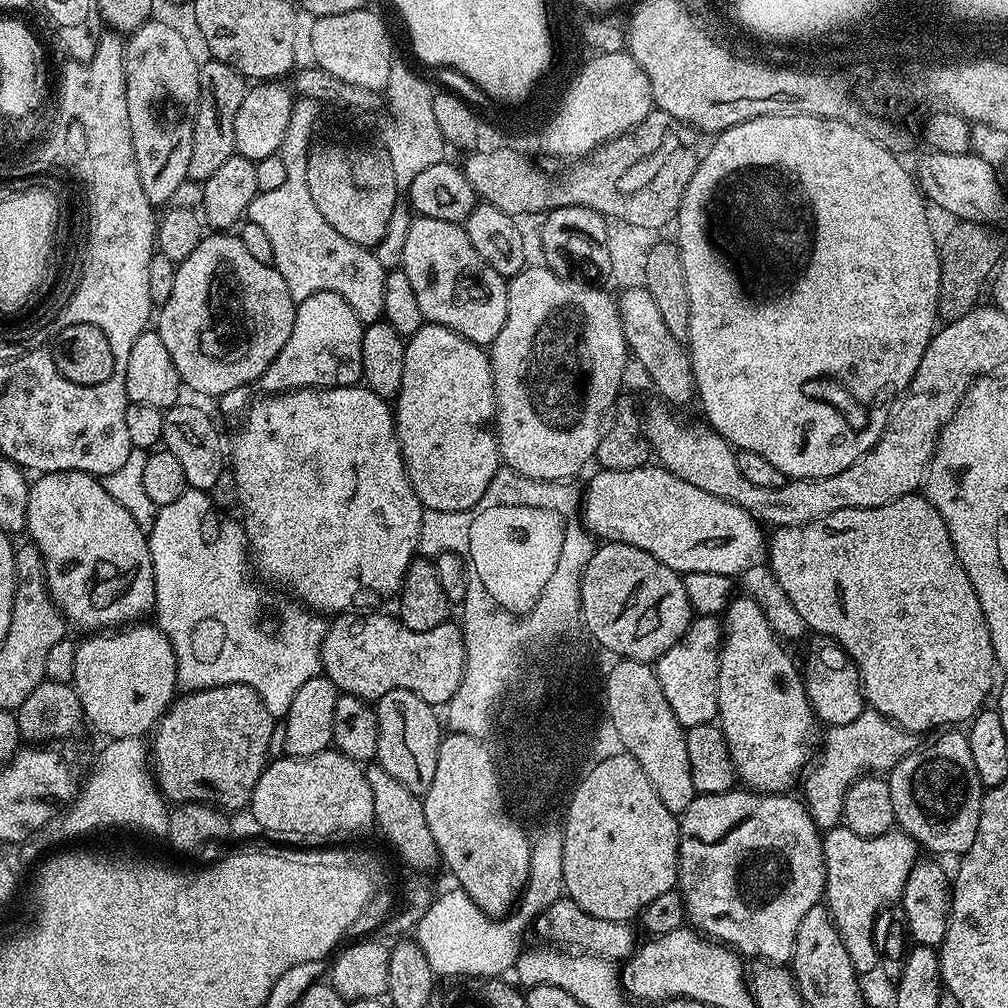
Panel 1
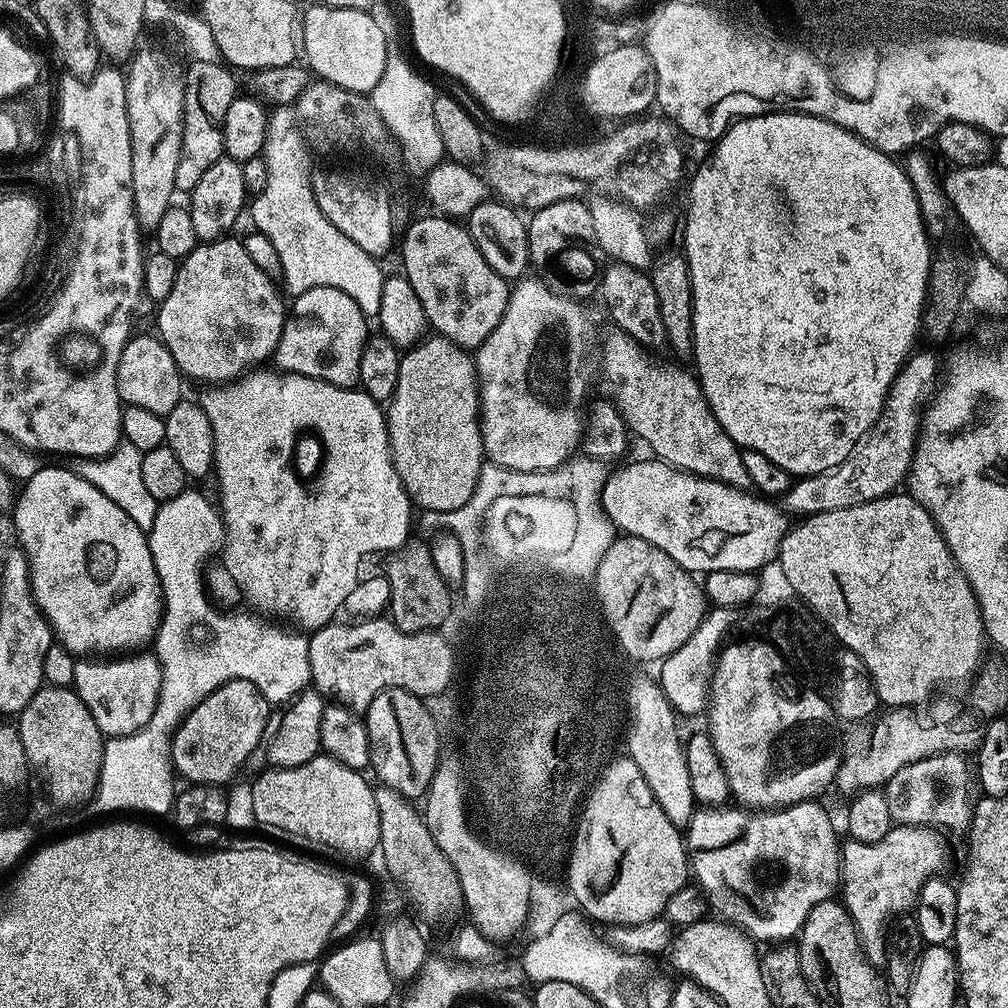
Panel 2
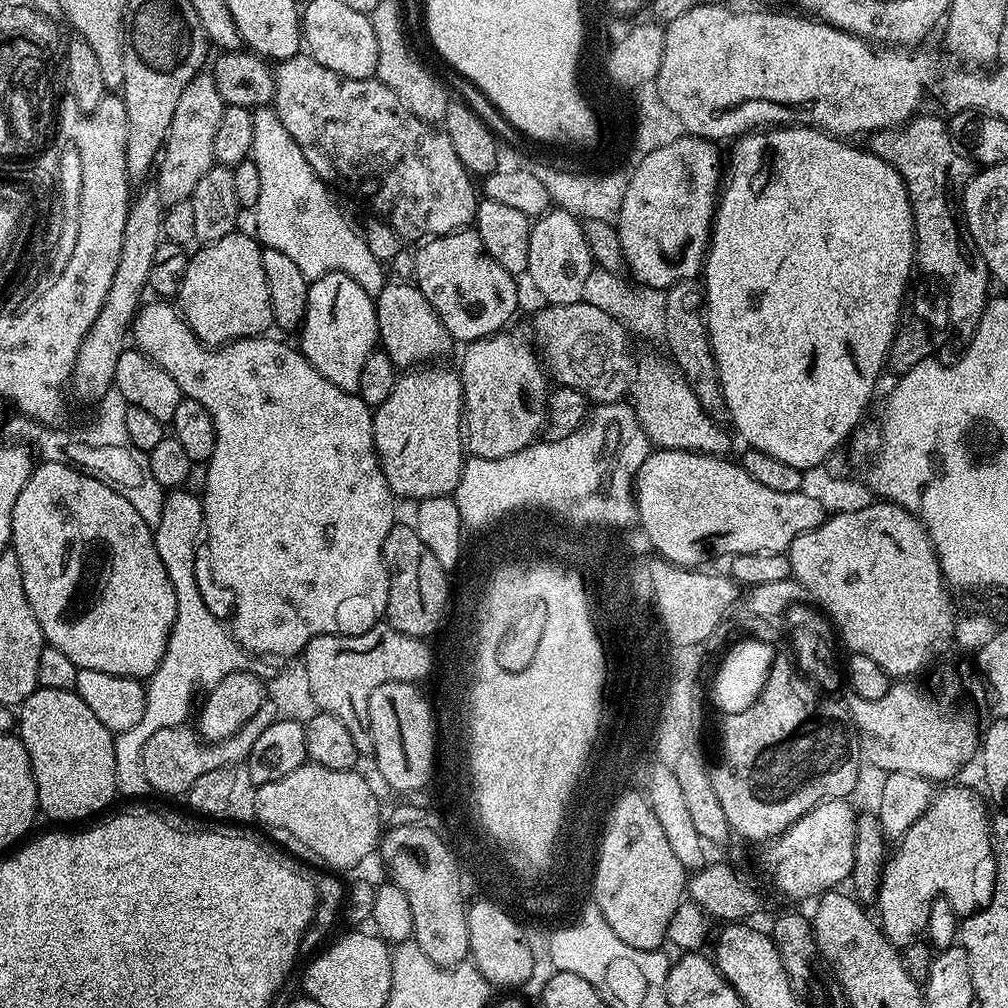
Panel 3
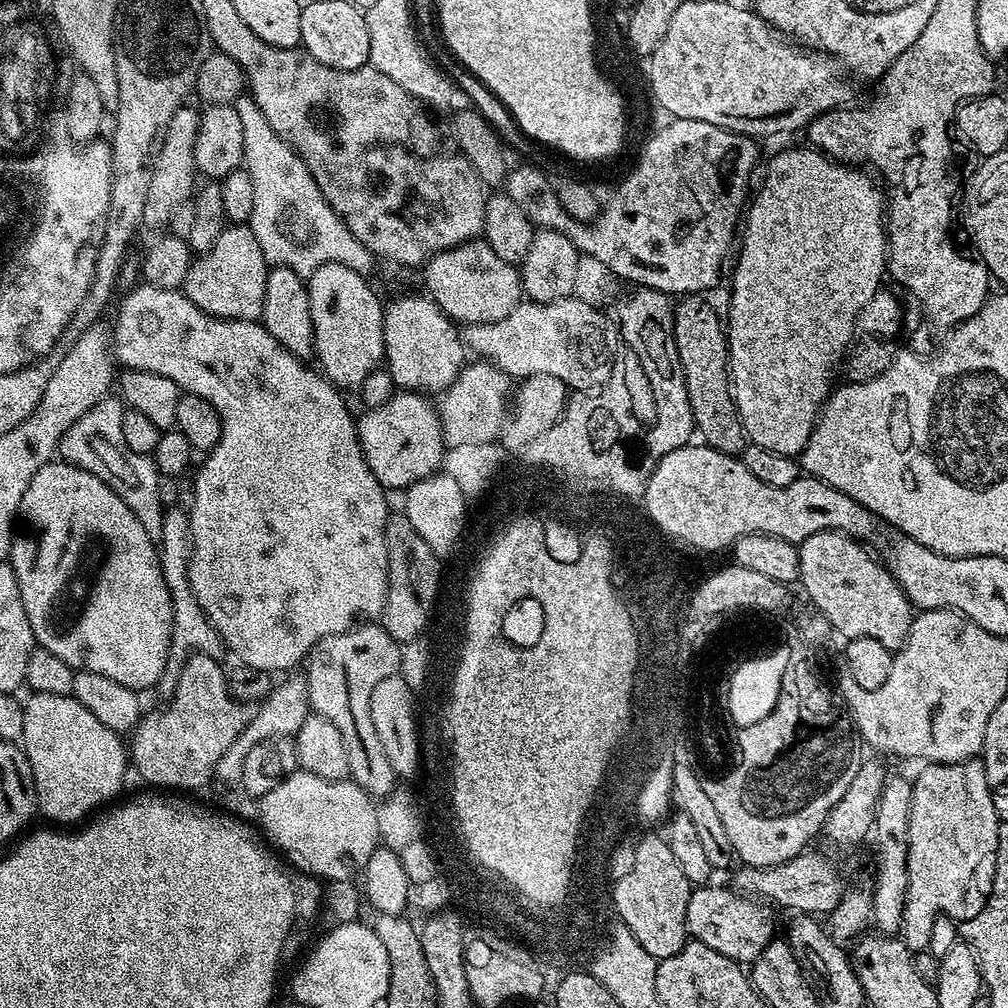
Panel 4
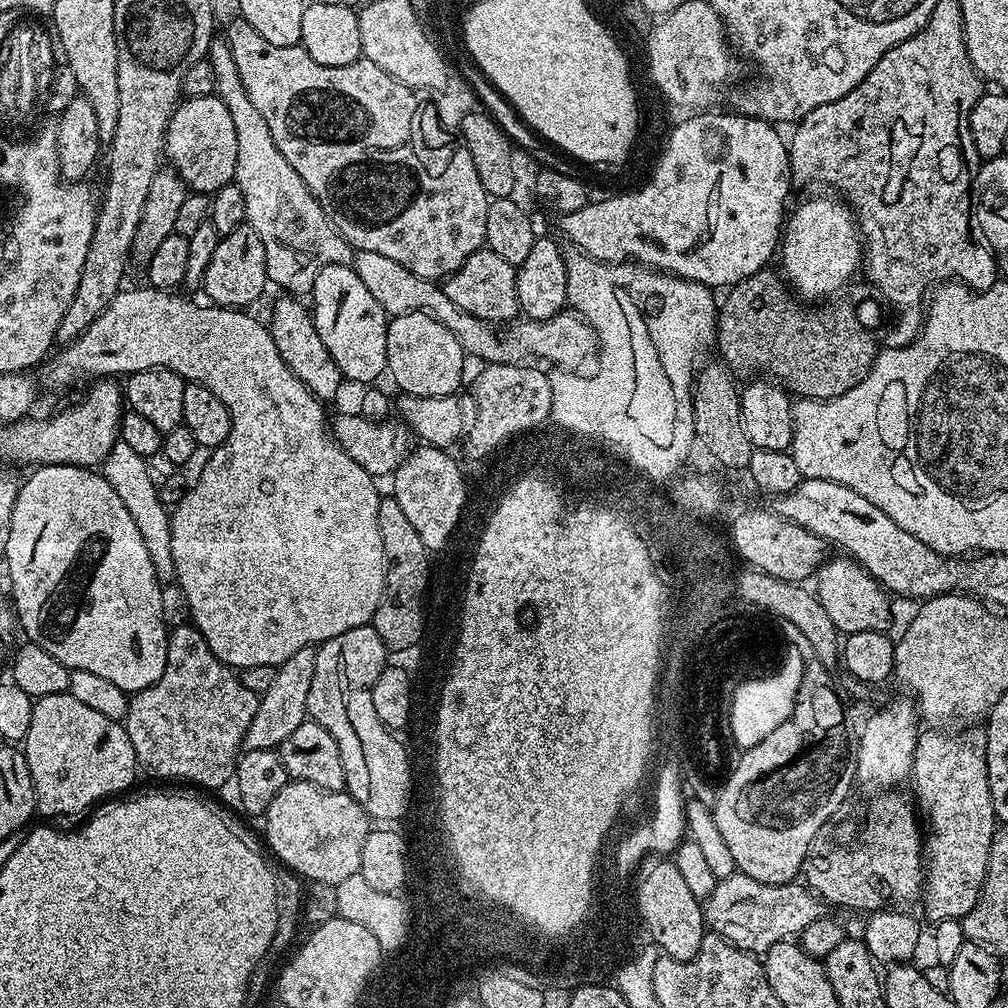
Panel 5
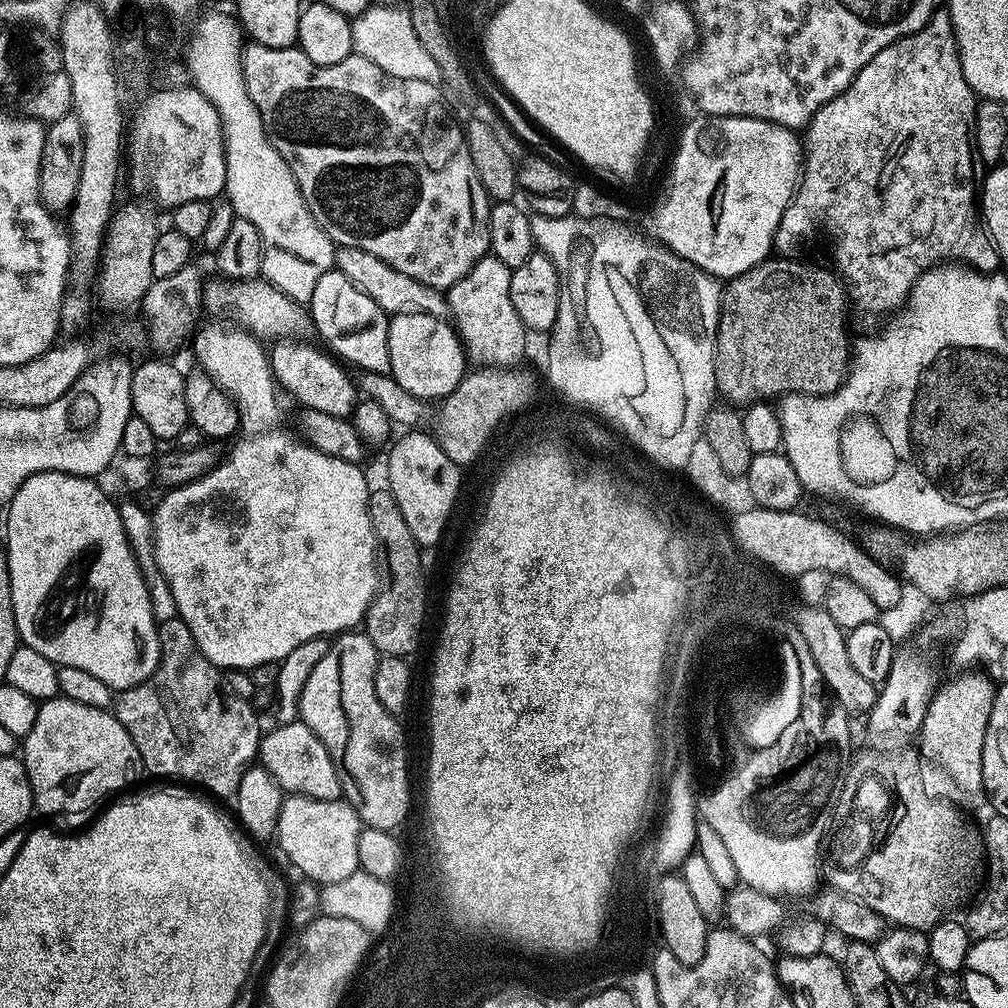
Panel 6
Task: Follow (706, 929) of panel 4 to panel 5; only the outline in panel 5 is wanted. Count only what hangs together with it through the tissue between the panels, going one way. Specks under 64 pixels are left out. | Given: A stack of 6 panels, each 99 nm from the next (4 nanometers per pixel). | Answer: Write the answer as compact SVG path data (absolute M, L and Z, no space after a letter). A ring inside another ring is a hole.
M739 870L717 880L702 907L704 923L715 935L753 954L767 952L774 942L799 937L800 932L810 926L810 922L819 920L826 912L820 897L803 883L767 884Z

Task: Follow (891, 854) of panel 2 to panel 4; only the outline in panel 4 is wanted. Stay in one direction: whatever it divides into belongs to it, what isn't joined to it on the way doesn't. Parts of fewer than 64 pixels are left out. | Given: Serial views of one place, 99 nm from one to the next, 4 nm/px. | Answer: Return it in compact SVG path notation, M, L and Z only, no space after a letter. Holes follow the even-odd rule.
M973 758L971 760L963 760L960 764L930 764L925 763L923 765L924 768L921 770L917 776L914 776L912 780L912 801L910 802L910 822L908 823L908 889L906 890L906 906L904 907L904 921L900 924L899 935L902 937L904 944L907 948L909 948L913 954L917 952L923 952L927 949L928 943L930 942L930 934L934 930L934 922L940 916L949 916L951 920L955 920L957 922L963 922L965 920L969 920L970 918L974 918L977 914L980 913L982 909L986 906L986 902L990 898L990 894L992 893L992 883L994 882L994 874L996 873L996 851L998 850L998 834L1000 833L1001 826L1001 818L1000 815L996 813L994 810L994 798L992 797L992 791L990 790L990 786L986 782L986 770L984 769L983 763L979 759Z

